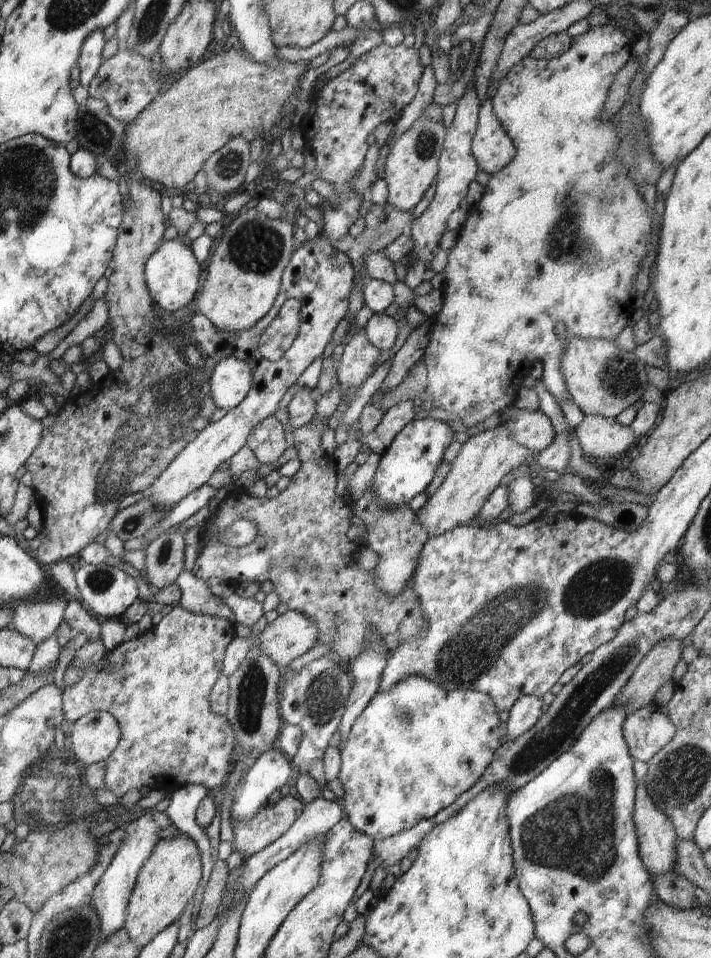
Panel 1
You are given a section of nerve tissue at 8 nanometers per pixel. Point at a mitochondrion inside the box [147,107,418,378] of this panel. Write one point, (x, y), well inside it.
(257, 247)

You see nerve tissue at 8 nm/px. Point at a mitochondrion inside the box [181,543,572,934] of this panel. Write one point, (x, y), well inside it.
(463, 659)

